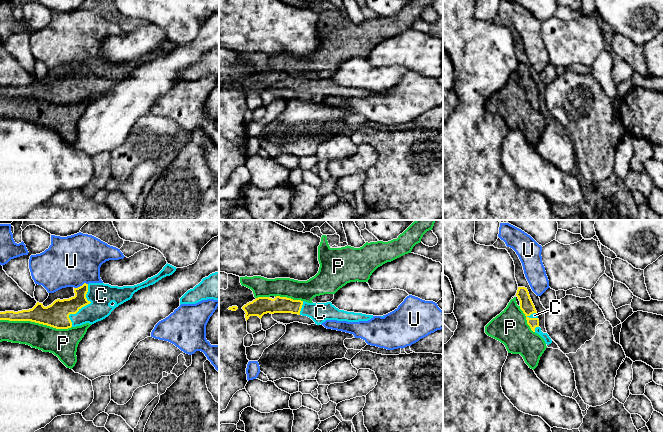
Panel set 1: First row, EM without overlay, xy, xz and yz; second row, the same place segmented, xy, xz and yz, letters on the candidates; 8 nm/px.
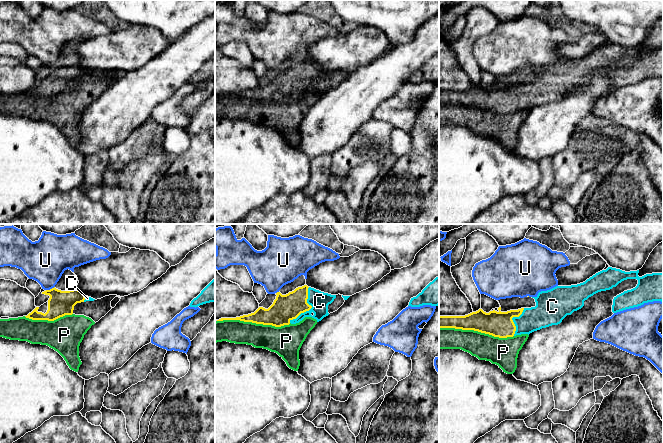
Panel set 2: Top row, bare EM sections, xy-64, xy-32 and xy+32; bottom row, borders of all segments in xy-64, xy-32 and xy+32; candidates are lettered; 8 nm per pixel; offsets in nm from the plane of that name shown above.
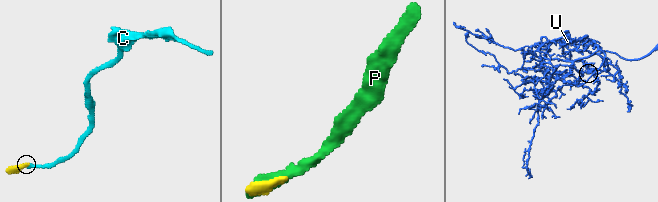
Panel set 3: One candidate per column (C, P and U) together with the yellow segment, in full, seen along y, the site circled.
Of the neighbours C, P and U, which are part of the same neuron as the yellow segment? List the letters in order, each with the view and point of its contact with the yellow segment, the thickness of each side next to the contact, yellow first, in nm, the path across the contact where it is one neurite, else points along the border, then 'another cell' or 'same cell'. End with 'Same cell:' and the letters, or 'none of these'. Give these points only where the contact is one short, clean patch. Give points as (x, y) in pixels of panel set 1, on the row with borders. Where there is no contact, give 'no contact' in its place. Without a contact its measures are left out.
C: meets yellow in xy at (83, 306); 200 nm thick on the yellow side, 200 nm on the other; runs through xy (56, 315), (74, 312), (83, 306), (101, 295); same cell
P: meets yellow in xy at (36, 322); 200 nm thick on the yellow side, 220 nm on the other; another cell
U: meets yellow in xy at (80, 286); 160 nm thick on the yellow side, 400 nm on the other; another cell
Same cell: C

